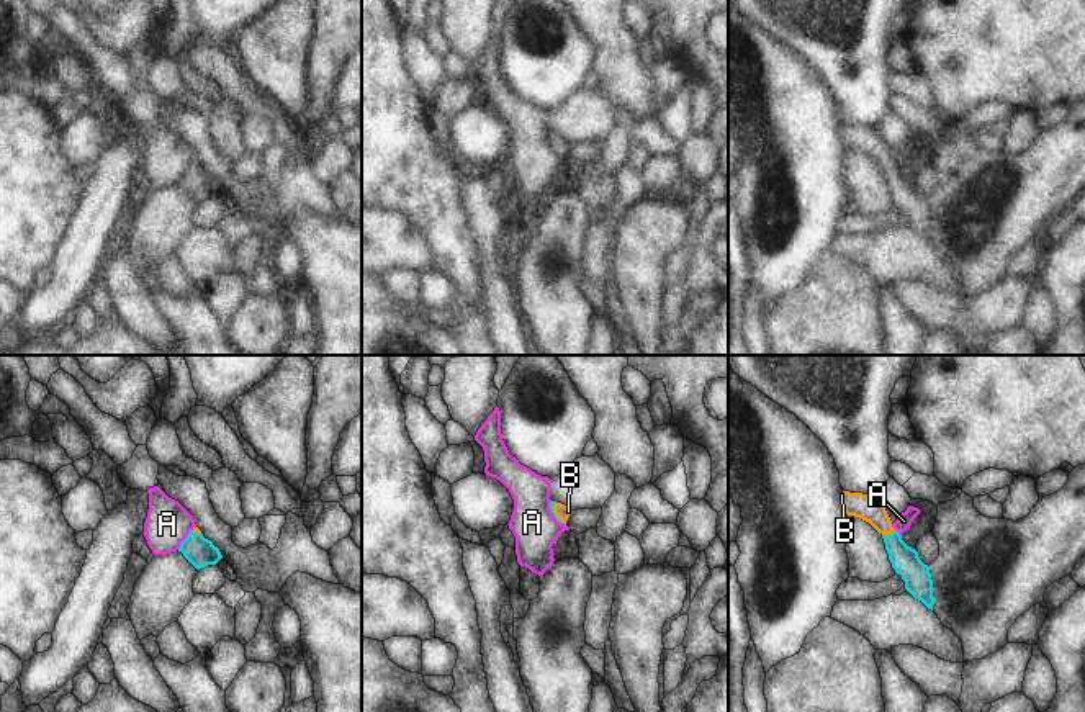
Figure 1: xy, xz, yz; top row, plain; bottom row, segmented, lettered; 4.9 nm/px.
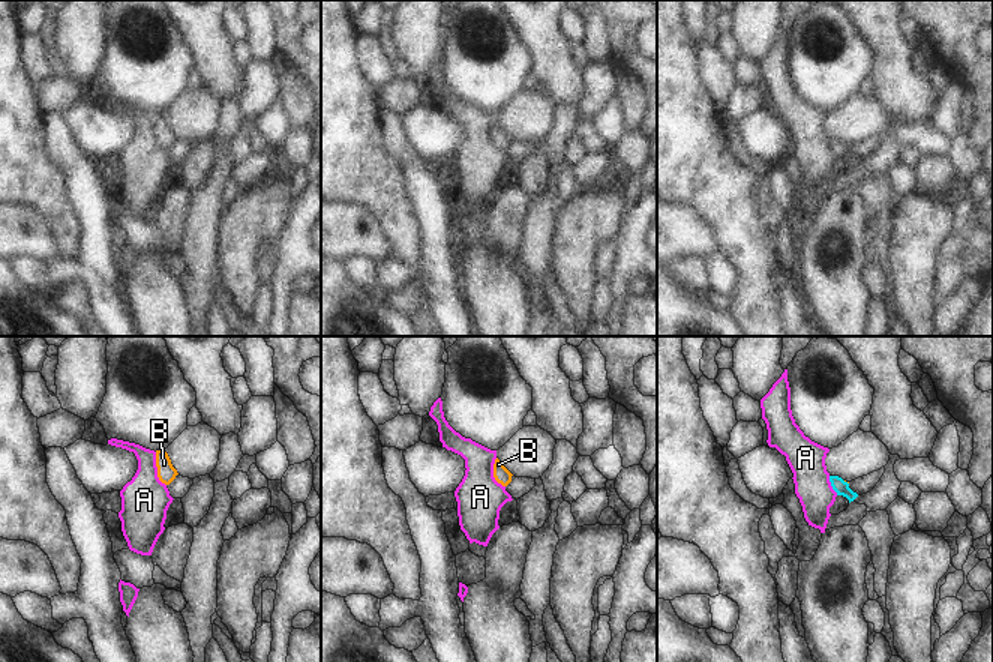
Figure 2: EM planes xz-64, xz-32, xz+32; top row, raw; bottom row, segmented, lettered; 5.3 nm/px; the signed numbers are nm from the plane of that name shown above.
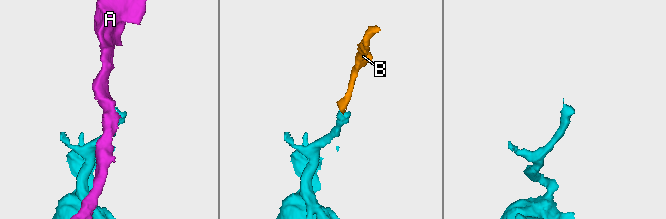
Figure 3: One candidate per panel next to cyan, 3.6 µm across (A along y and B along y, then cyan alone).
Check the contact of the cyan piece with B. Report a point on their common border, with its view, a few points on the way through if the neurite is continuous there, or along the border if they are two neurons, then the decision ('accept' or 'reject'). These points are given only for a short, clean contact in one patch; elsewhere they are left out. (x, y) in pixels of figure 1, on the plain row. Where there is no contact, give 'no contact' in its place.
yz (889, 167) | across yz (905, 195), (889, 167), (868, 141) | accept

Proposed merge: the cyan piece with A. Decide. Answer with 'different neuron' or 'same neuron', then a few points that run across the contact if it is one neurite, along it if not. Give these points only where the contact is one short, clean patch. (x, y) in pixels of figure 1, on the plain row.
different neuron | xy (192, 162), (177, 182)

